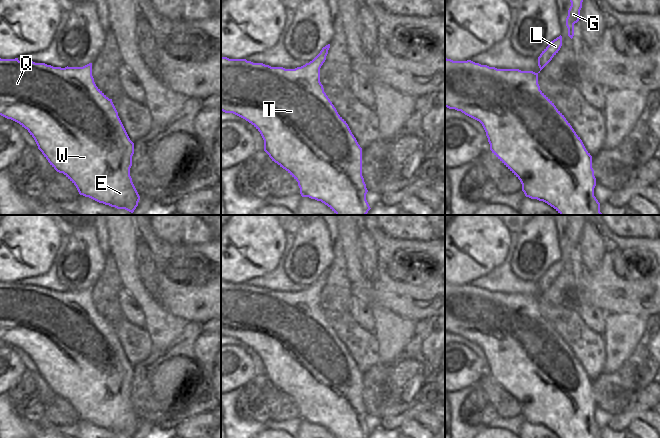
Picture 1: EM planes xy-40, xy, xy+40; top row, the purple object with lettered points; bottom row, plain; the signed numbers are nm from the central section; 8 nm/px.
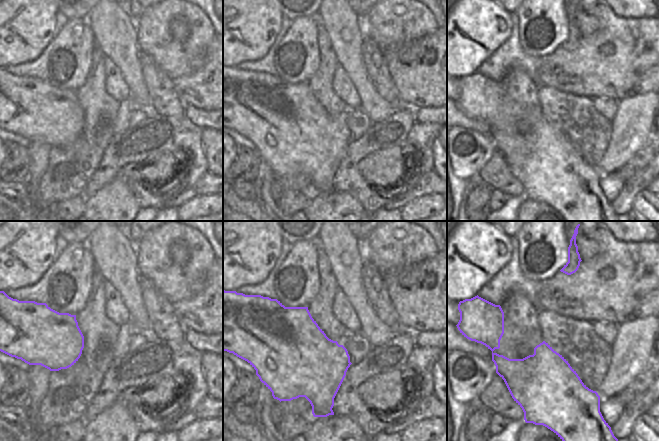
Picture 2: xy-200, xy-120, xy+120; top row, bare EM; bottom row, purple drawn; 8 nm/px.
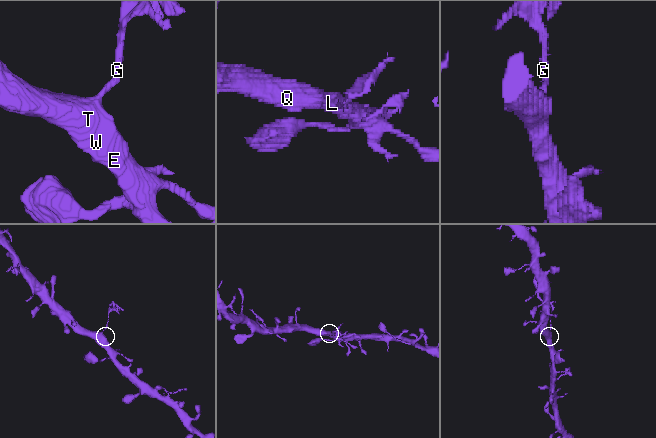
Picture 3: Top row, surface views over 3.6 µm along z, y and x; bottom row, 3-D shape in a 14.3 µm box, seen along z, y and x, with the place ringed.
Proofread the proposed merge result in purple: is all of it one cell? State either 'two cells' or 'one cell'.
two cells

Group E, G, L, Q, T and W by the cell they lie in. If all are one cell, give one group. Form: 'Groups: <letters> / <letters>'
Groups: E Q T W / G L

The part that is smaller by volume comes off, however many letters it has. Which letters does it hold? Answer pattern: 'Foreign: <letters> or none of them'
Foreign: G, L

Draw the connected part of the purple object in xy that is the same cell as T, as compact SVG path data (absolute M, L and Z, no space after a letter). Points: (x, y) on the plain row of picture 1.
M221 281L221 335L233 337L245 343L260 356L264 364L264 375L272 385L285 393L298 406L302 421L321 425L336 438L367 438L371 432L366 424L368 414L362 400L362 372L352 358L346 345L338 338L336 332L324 316L323 309L320 306L320 292L322 289L322 282L314 282L309 287L295 293L285 293L283 291L271 291L263 287L253 287L246 283Z

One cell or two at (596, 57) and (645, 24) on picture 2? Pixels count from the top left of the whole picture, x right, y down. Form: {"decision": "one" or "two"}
{"decision": "one"}

